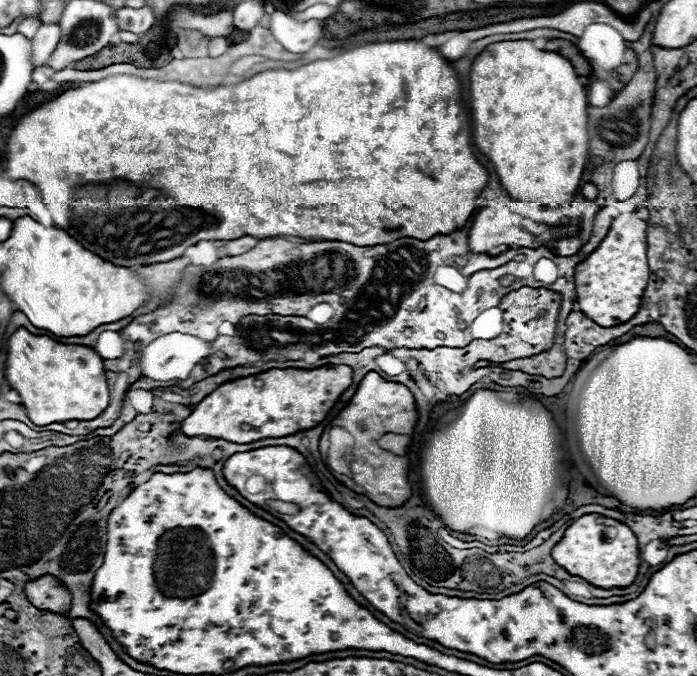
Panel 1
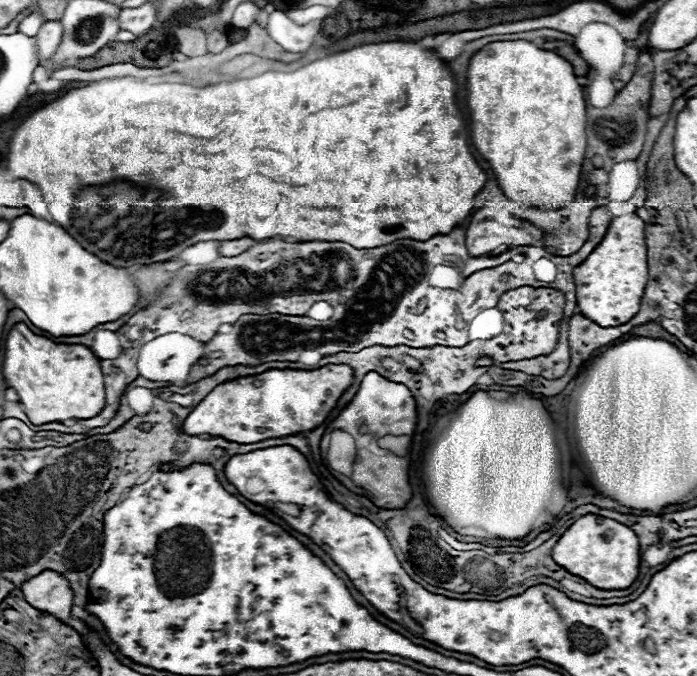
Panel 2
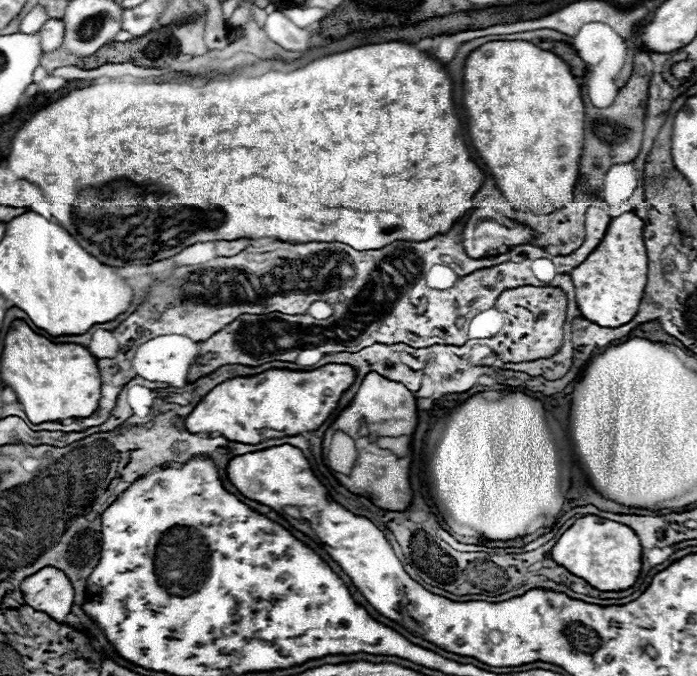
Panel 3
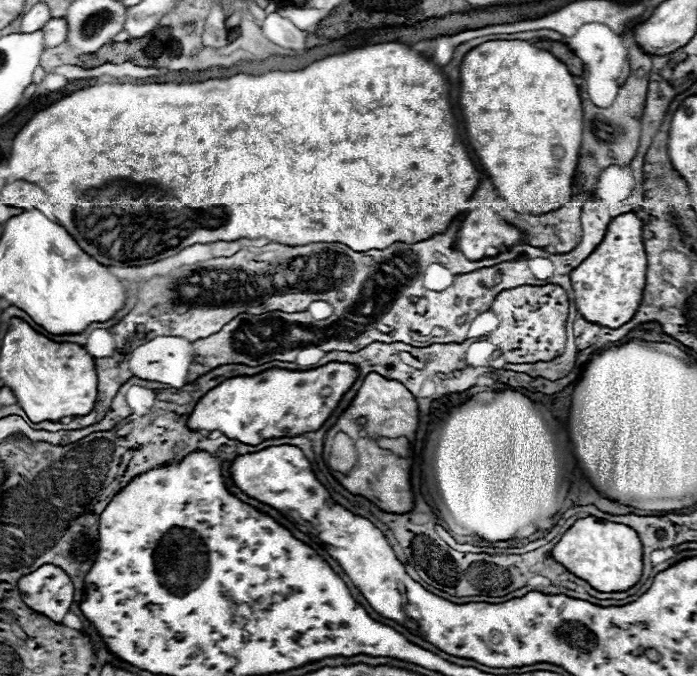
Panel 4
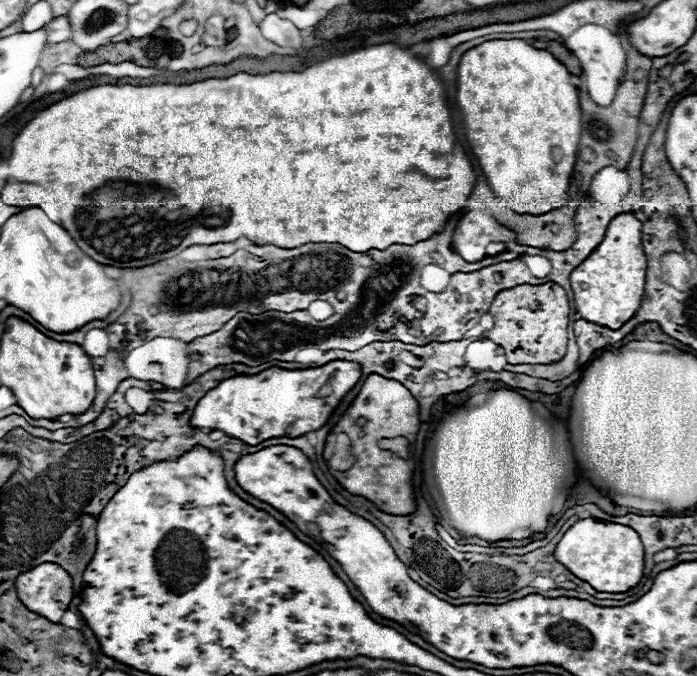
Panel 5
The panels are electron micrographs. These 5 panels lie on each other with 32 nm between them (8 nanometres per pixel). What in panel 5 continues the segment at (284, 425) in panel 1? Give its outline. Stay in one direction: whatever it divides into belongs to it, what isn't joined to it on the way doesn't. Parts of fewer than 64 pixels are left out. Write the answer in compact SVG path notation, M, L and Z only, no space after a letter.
M334 360L306 370L268 368L254 376L232 376L200 398L192 412L190 426L200 430L222 430L226 436L238 438L250 446L268 438L296 438L324 426L346 392L354 388L360 374L360 364Z

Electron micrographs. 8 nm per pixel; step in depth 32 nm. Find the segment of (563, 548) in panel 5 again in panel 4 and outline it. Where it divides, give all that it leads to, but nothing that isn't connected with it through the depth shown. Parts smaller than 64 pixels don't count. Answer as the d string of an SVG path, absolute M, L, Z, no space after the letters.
M596 516L576 520L554 546L552 558L600 592L624 592L632 588L642 574L642 542L638 534L626 524L608 522Z

